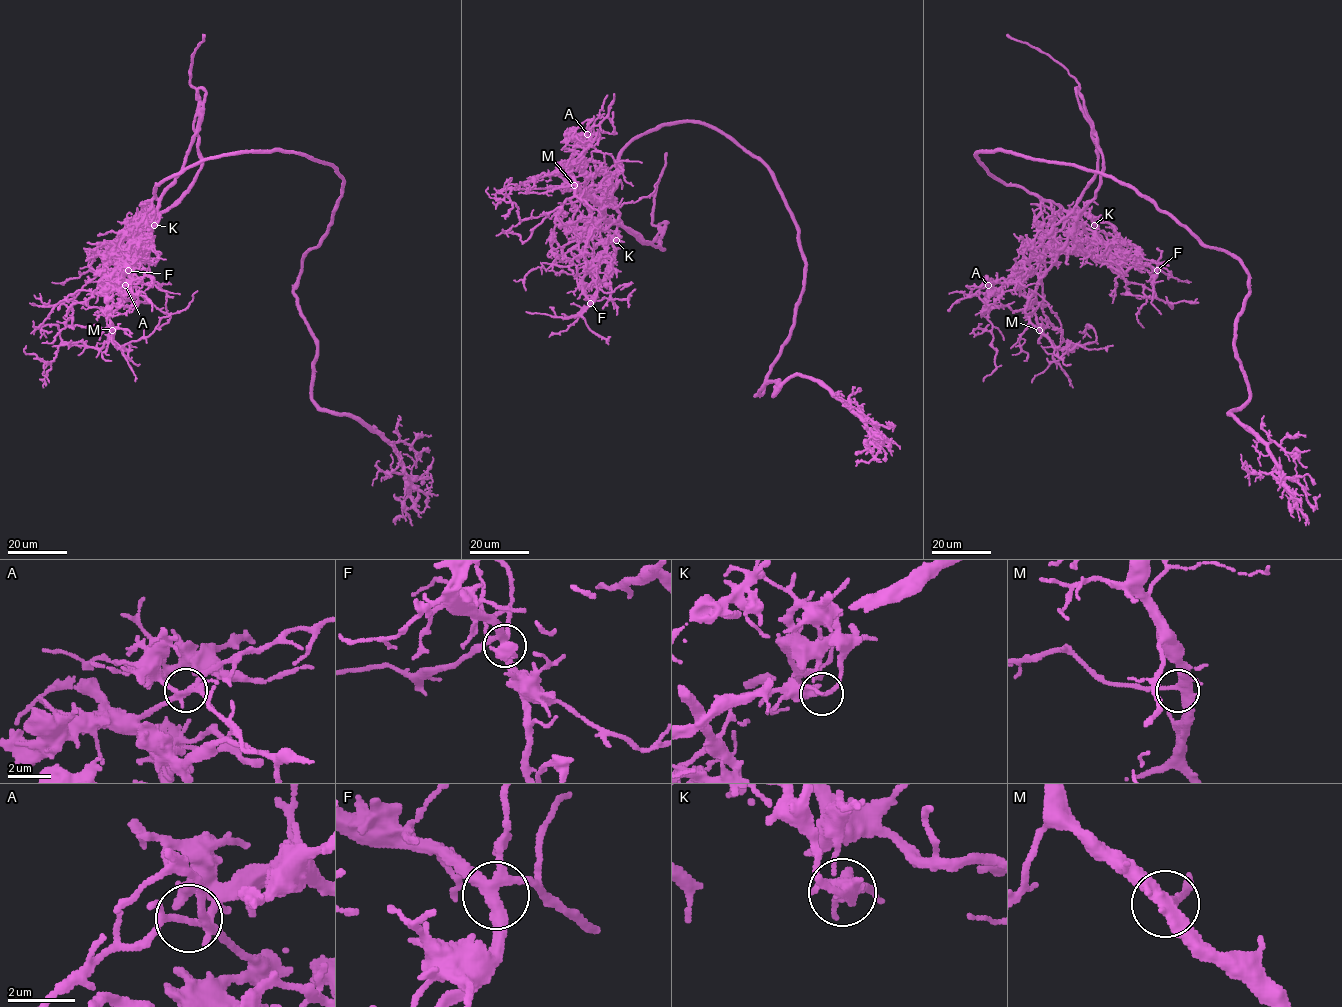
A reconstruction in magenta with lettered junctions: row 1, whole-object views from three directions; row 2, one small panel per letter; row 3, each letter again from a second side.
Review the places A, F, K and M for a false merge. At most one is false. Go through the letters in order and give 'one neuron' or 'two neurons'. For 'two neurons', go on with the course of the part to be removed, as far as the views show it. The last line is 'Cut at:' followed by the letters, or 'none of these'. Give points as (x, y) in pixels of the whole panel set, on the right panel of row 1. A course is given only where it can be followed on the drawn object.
A: one neuron
F: one neuron
K: two neurons; foreign part runs (1094, 225), (976, 154), (1114, 176), (1233, 255), (1249, 399), (1229, 413), (1320, 494)
M: one neuron
Cut at: K

